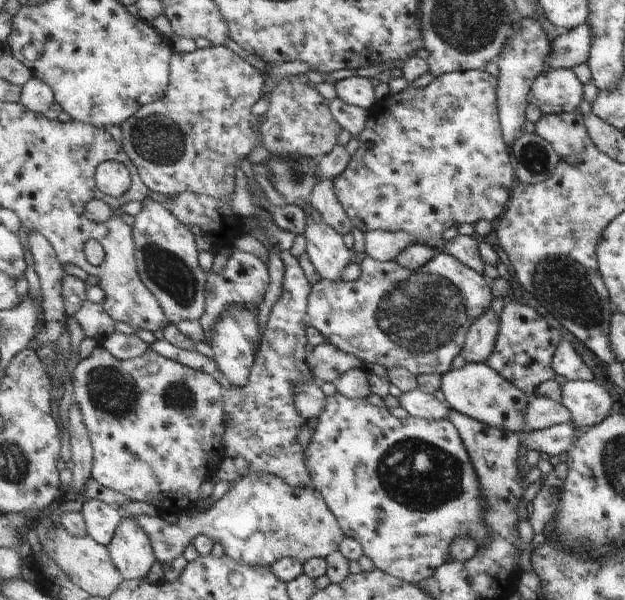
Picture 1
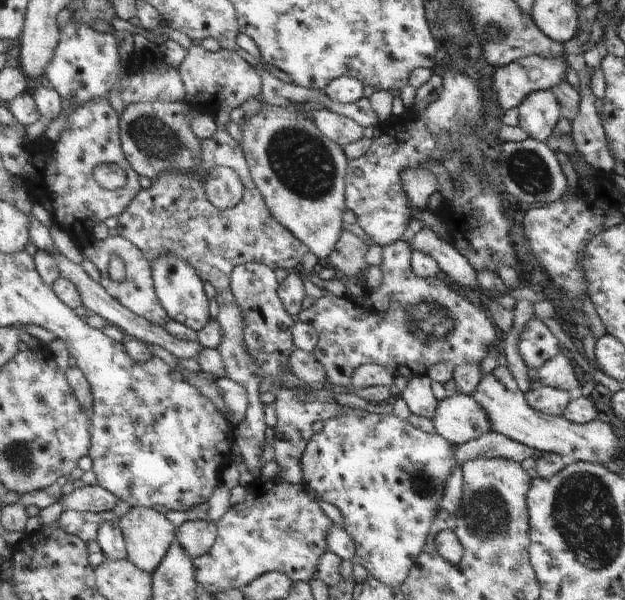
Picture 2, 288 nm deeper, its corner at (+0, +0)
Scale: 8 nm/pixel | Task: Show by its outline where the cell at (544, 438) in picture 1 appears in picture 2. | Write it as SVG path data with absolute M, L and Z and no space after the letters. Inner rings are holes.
M489 432L489 434L481 436L479 440L459 446L455 456L461 464L465 464L467 460L475 460L475 458L503 458L503 460L511 460L511 462L521 462L525 458L537 460L539 454L541 452L535 448L519 444L503 434Z

